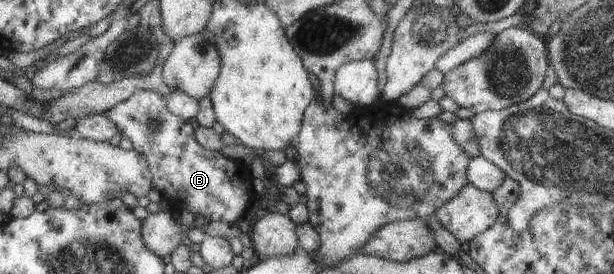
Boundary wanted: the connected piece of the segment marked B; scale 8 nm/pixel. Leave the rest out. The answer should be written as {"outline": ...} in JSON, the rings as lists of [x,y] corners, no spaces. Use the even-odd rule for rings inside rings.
{"outline":[[[149,90],[134,91],[127,99],[120,101],[106,109],[101,115],[109,118],[117,127],[120,135],[132,143],[132,148],[138,150],[146,158],[152,177],[152,187],[159,189],[162,199],[167,201],[170,211],[185,209],[195,215],[208,217],[210,221],[223,221],[223,223],[233,223],[243,217],[245,207],[249,203],[251,195],[251,185],[247,177],[243,179],[243,185],[233,185],[241,183],[241,173],[237,169],[238,165],[233,163],[233,159],[221,157],[219,152],[206,150],[201,147],[194,136],[194,129],[189,121],[182,117],[177,117],[166,108],[166,97],[157,92]]]}

